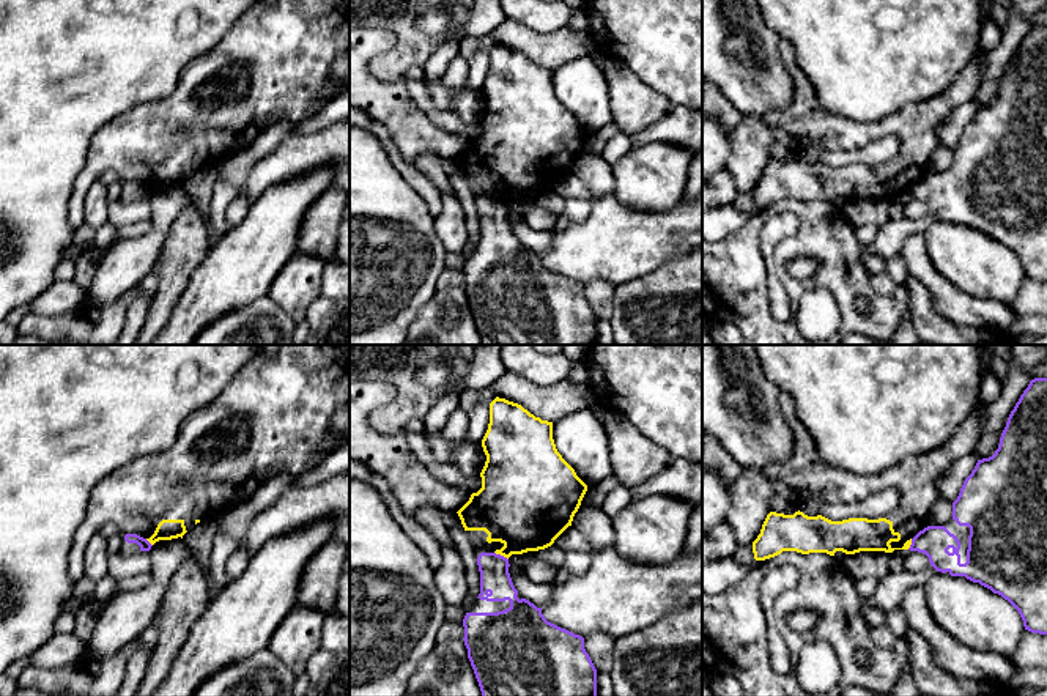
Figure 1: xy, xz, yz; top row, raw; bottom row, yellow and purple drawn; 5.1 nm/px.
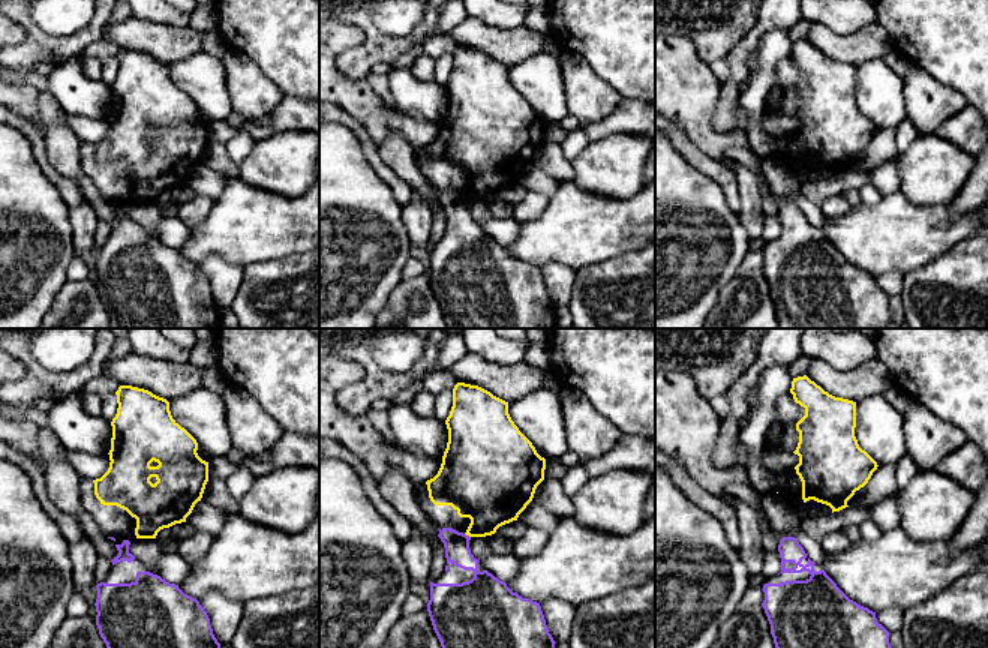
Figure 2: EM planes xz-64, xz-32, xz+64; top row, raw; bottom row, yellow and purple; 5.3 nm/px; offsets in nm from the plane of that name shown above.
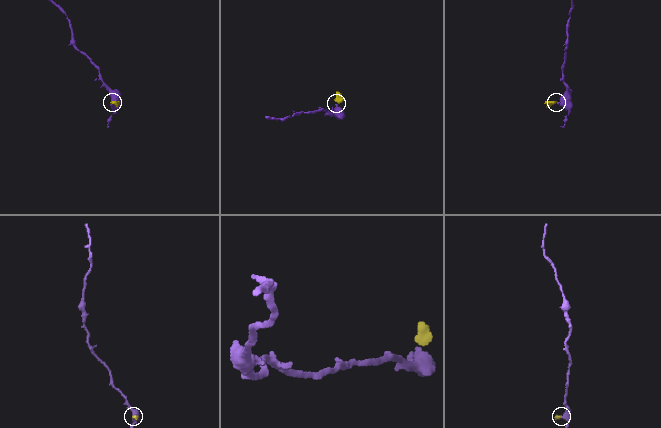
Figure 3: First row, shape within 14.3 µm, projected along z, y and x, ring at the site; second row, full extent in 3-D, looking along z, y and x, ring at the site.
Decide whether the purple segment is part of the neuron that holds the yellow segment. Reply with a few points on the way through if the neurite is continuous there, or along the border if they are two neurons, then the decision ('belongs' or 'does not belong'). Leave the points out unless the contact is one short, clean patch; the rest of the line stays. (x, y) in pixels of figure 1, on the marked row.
border along xz (495, 551), (507, 559); does not belong

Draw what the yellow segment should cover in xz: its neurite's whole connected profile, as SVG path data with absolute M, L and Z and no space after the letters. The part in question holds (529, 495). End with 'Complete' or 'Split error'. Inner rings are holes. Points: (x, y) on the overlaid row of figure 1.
M496 397L482 439L487 455L482 488L457 512L474 548L510 557L551 546L572 526L587 485L557 452L553 422L535 417L521 405Z. Split error

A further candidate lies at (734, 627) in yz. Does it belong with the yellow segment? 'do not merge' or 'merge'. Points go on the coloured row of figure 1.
do not merge

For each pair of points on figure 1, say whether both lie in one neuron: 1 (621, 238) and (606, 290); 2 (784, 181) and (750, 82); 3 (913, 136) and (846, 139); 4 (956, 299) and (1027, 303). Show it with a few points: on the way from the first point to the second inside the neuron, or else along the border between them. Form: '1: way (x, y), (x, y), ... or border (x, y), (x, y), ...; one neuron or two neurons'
1: border (584, 284), (594, 279), (605, 279), (614, 287); two neurons
2: border (794, 93), (784, 107), (772, 109), (764, 117); two neurons
3: way (896, 129), (877, 129), (863, 134); one neuron
4: border (1011, 306), (1017, 315); two neurons

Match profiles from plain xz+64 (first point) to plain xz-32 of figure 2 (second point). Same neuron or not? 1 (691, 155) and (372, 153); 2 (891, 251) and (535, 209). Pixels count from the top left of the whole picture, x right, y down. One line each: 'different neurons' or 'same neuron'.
1: same neuron
2: different neurons

